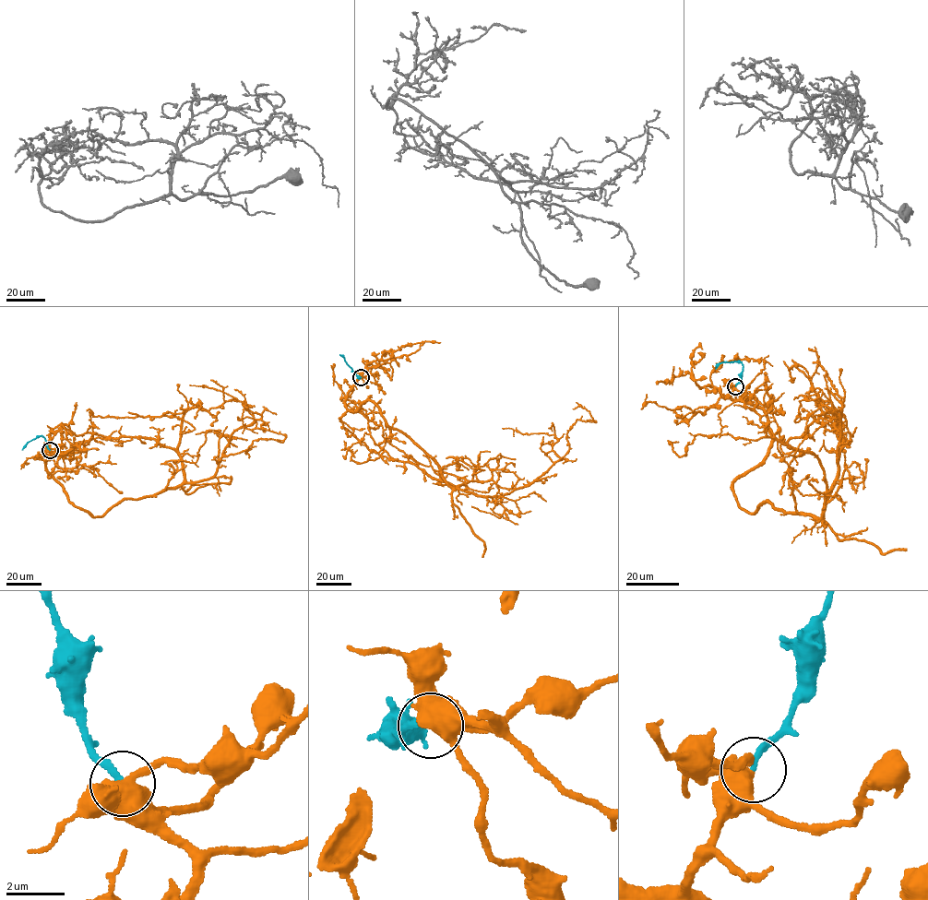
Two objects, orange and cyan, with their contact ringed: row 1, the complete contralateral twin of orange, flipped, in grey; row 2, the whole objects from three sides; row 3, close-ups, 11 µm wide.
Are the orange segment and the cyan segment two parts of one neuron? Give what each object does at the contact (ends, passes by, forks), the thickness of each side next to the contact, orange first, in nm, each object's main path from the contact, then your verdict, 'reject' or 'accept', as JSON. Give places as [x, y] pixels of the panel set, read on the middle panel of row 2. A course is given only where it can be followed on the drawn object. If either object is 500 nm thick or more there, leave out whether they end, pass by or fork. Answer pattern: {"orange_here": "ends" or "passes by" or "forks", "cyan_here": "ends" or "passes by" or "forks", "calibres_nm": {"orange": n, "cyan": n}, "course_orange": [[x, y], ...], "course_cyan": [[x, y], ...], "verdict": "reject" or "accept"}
{"calibres_nm": {"orange": 500, "cyan": 200}, "course_orange": [[360, 377], [347, 408], [374, 401], [480, 495], [564, 456], [576, 420], [595, 421], [573, 408]], "course_cyan": [[360, 377], [339, 354]], "verdict": "accept"}

